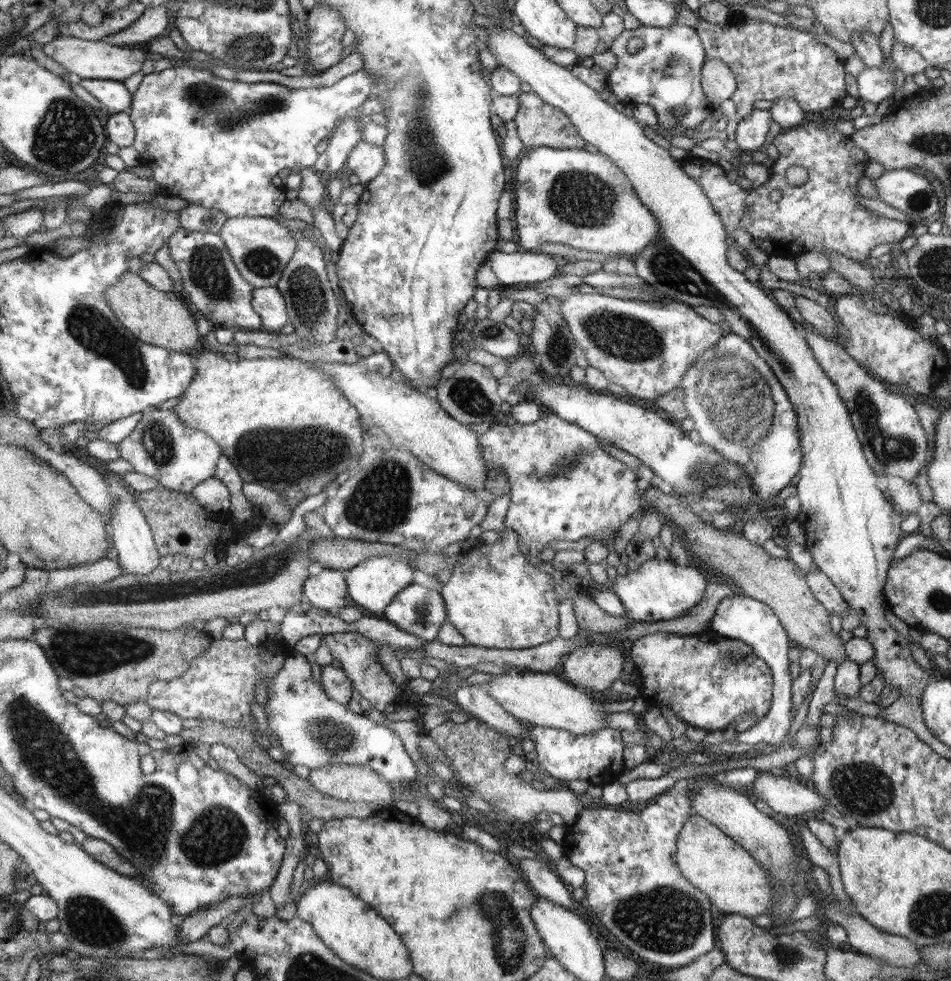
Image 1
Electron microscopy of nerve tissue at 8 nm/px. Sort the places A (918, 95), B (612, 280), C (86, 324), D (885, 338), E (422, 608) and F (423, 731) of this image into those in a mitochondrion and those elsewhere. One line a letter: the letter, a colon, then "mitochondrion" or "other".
A: other
B: other
C: mitochondrion
D: other
E: mitochondrion
F: other

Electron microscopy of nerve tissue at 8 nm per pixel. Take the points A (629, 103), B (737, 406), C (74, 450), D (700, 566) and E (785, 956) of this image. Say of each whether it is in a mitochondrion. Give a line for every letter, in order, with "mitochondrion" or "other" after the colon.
A: other
B: mitochondrion
C: other
D: other
E: mitochondrion

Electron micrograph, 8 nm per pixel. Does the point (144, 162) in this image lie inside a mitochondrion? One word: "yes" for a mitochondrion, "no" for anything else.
no

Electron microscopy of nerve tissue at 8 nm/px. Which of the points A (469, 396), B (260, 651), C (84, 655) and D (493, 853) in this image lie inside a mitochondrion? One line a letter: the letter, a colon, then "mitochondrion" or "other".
A: mitochondrion
B: other
C: mitochondrion
D: other

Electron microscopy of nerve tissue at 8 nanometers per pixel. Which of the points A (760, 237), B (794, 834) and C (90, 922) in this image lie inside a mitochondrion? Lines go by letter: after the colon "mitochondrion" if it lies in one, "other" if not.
A: other
B: other
C: mitochondrion

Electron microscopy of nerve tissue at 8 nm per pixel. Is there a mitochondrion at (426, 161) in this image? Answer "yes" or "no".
yes

